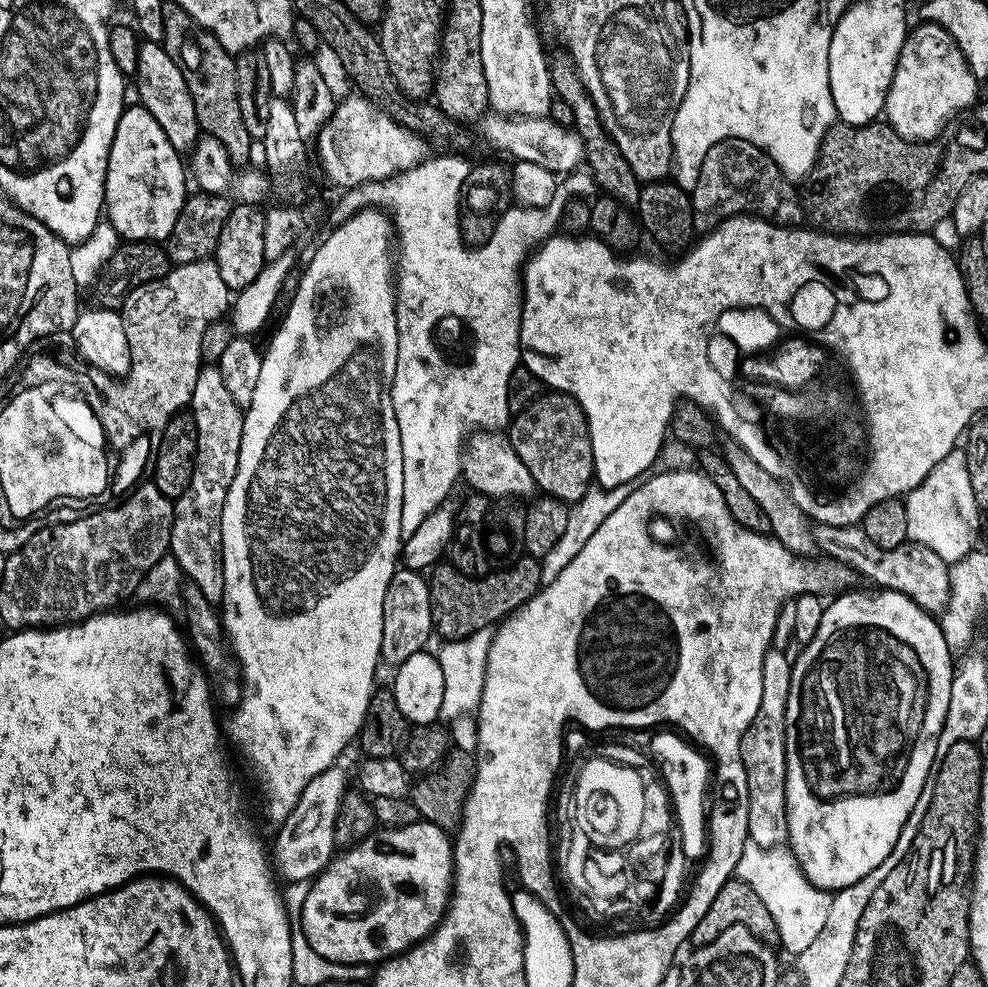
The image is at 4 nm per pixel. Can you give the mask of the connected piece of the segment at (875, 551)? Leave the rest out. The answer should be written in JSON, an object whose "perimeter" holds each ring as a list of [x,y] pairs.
{"perimeter":[[[816,524],[813,529],[817,549],[827,559],[836,560],[845,568],[852,569],[857,577],[865,576],[869,585],[877,589],[889,588],[891,592],[906,594],[923,612],[943,613],[944,607],[952,593],[949,565],[934,550],[926,550],[926,546],[906,542],[902,546],[894,546],[894,550],[882,550],[882,546],[874,546],[870,538],[866,538],[866,530],[860,524],[850,526],[826,526]]]}

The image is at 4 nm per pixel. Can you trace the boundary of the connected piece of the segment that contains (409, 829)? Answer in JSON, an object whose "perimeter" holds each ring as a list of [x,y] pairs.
{"perimeter":[[[427,822],[381,827],[351,848],[333,855],[324,871],[311,881],[298,921],[310,946],[330,962],[379,965],[427,940],[452,898],[452,849],[449,833]]]}

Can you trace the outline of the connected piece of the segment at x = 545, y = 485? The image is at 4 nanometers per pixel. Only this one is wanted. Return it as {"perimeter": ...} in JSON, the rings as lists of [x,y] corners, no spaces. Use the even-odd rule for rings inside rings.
{"perimeter":[[[545,391],[530,406],[526,406],[521,412],[511,417],[506,428],[508,441],[514,446],[514,454],[522,458],[526,470],[534,478],[537,489],[545,496],[552,496],[555,500],[562,500],[571,506],[579,502],[594,484],[594,458],[592,457],[592,443],[588,433],[588,419],[584,417],[584,411],[578,406],[573,396],[565,392]]]}

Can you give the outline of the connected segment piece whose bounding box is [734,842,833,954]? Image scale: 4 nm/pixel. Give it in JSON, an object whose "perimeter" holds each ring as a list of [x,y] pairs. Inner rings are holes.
{"perimeter":[[[756,842],[748,843],[742,850],[742,858],[736,860],[734,876],[750,886],[770,910],[780,935],[779,947],[785,948],[789,954],[800,952],[806,944],[814,942],[822,926],[826,926],[826,914],[830,914],[833,893],[816,888],[810,881],[800,888],[800,880],[807,880],[806,874],[800,869],[795,854],[787,847],[763,848]]]}

